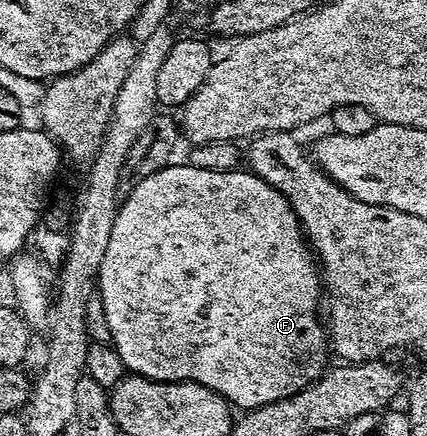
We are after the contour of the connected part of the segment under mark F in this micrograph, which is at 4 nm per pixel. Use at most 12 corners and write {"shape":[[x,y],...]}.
{"shape":[[160,167],[96,292],[124,366],[238,410],[327,367],[318,268],[249,170]]}

